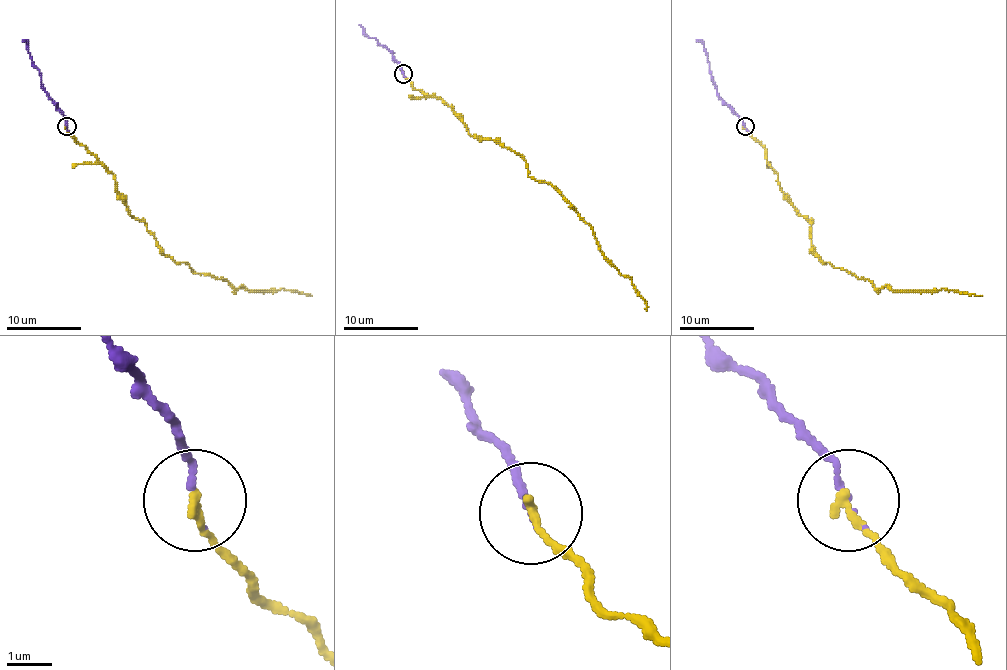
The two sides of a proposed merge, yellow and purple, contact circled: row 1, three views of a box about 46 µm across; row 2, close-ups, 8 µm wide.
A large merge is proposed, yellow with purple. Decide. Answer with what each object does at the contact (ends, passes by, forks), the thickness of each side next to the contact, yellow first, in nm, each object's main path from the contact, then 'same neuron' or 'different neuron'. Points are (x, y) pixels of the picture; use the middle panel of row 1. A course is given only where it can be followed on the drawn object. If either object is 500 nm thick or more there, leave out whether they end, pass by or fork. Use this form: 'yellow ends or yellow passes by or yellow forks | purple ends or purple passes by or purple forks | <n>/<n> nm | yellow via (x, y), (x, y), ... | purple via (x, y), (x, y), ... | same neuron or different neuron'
yellow ends | purple ends | 180/110 nm | yellow via (403, 73), (440, 97), (472, 136), (513, 151), (528, 175), (548, 182), (646, 310) | purple via (403, 73), (385, 47), (359, 25) | different neuron

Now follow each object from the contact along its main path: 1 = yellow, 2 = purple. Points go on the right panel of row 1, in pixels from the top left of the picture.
1: (744, 127), (761, 143), (783, 197), (811, 223), (811, 247), (822, 262), (867, 279), (876, 288), (982, 296)
2: (744, 127), (742, 119), (718, 95), (704, 45), (696, 39)

